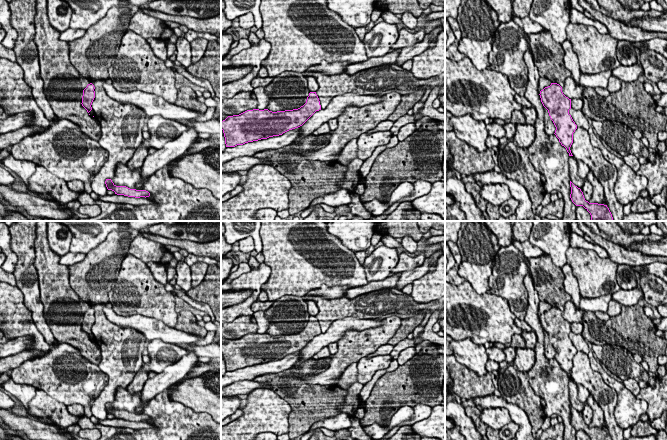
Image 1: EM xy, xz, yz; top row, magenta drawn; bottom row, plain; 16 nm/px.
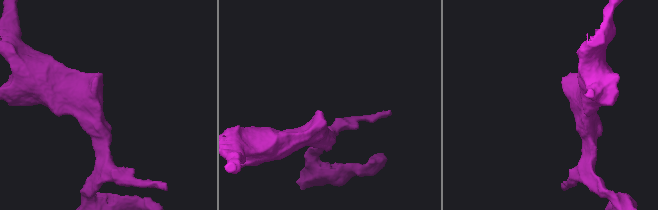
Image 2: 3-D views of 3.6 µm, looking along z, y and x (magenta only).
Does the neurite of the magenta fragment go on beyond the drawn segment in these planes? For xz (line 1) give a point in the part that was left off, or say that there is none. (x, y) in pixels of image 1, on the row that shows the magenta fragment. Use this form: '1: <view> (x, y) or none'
1: none

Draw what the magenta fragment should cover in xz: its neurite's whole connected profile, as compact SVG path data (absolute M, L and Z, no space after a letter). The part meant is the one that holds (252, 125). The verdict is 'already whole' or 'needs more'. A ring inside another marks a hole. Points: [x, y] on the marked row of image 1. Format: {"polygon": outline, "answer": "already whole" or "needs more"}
{"polygon": "M310 92L306 103L298 109L272 112L268 109L247 110L221 121L226 147L279 136L302 126L321 105L316 92Z", "answer": "already whole"}

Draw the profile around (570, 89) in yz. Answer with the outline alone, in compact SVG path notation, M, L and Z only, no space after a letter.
M571 76L565 80L564 86L562 87L562 92L569 99L582 98L584 89L585 87L582 85L577 85Z

